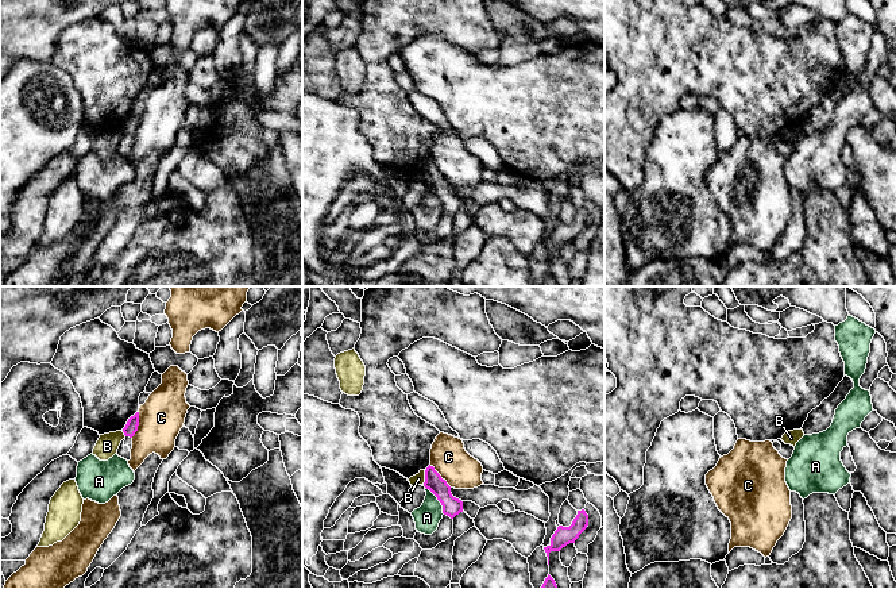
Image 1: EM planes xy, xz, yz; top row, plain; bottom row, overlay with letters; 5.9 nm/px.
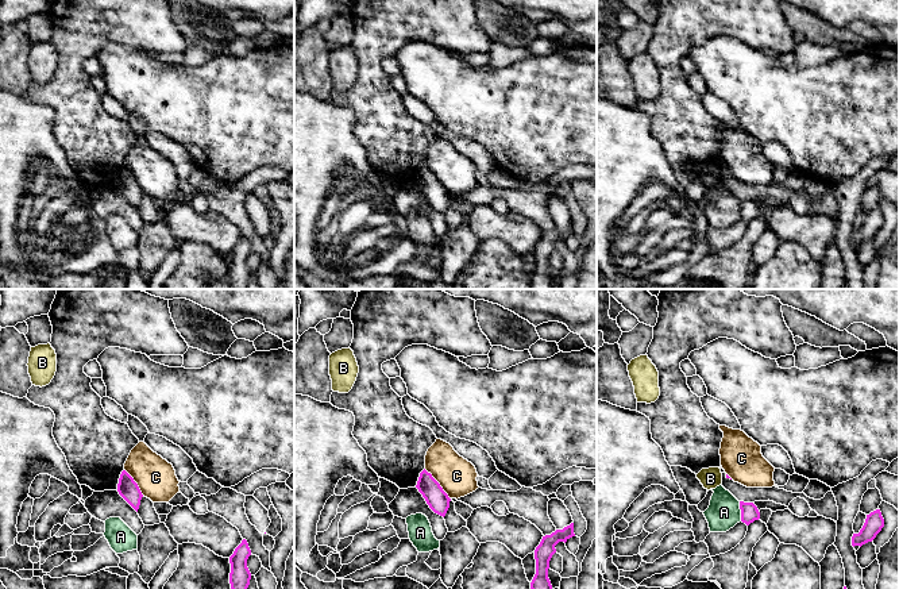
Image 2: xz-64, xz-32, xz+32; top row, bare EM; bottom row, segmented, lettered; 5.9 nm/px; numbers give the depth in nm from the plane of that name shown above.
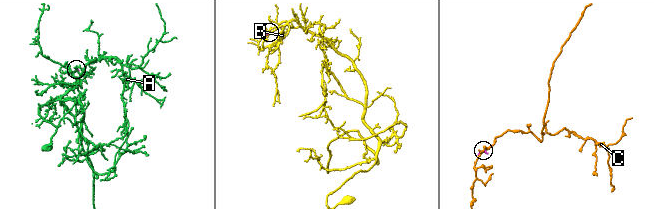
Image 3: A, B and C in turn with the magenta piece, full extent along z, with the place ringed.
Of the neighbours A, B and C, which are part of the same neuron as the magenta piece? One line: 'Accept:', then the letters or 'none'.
Accept: none

